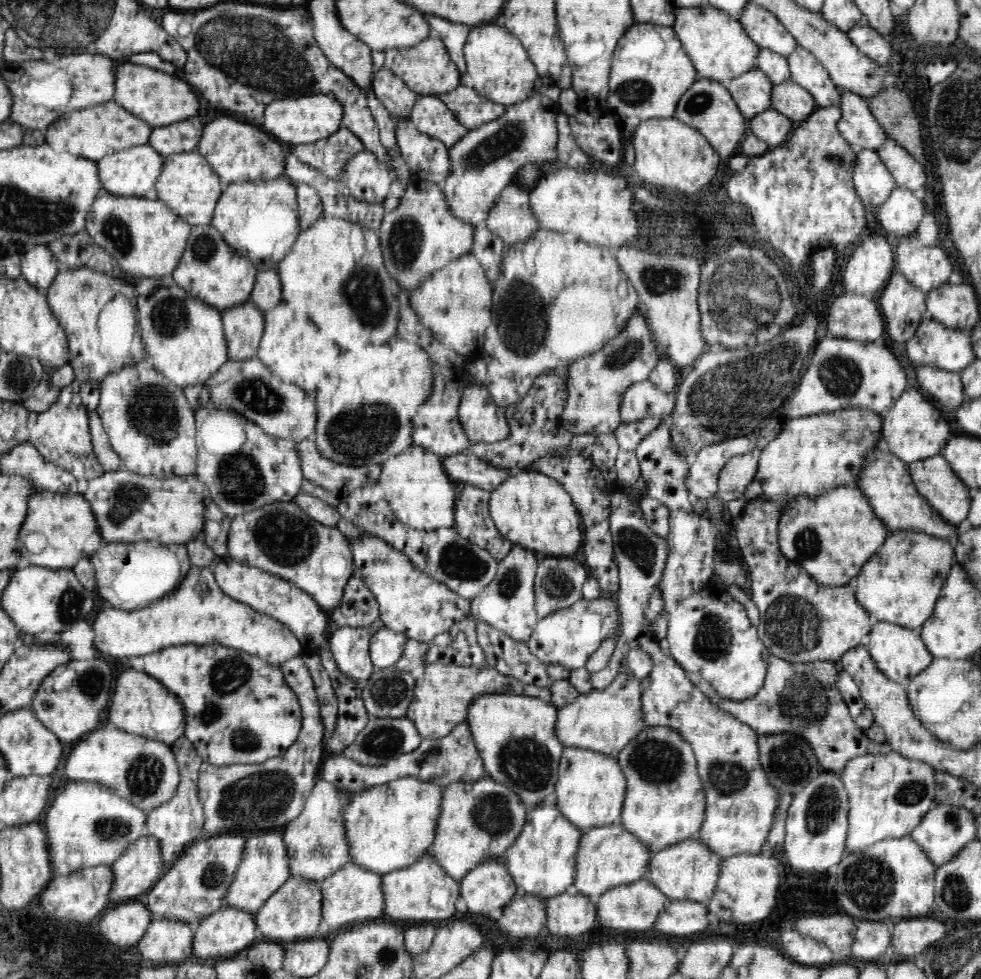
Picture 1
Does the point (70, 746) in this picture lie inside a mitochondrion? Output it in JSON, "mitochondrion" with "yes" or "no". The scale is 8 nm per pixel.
{"mitochondrion":"no"}

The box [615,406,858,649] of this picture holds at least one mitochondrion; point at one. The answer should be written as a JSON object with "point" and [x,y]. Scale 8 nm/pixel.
{"point":[640,548]}

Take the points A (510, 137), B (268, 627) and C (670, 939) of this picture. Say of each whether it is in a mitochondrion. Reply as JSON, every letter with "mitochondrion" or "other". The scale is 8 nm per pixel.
{"A":"mitochondrion","B":"other","C":"other"}

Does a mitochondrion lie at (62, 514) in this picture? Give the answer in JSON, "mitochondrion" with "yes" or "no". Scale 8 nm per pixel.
{"mitochondrion":"no"}

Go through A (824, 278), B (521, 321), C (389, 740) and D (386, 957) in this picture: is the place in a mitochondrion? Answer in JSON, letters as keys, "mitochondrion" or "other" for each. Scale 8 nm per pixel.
{"A":"other","B":"mitochondrion","C":"mitochondrion","D":"mitochondrion"}

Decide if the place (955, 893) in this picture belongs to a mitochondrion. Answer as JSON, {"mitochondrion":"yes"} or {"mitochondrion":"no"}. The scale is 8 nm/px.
{"mitochondrion":"yes"}

